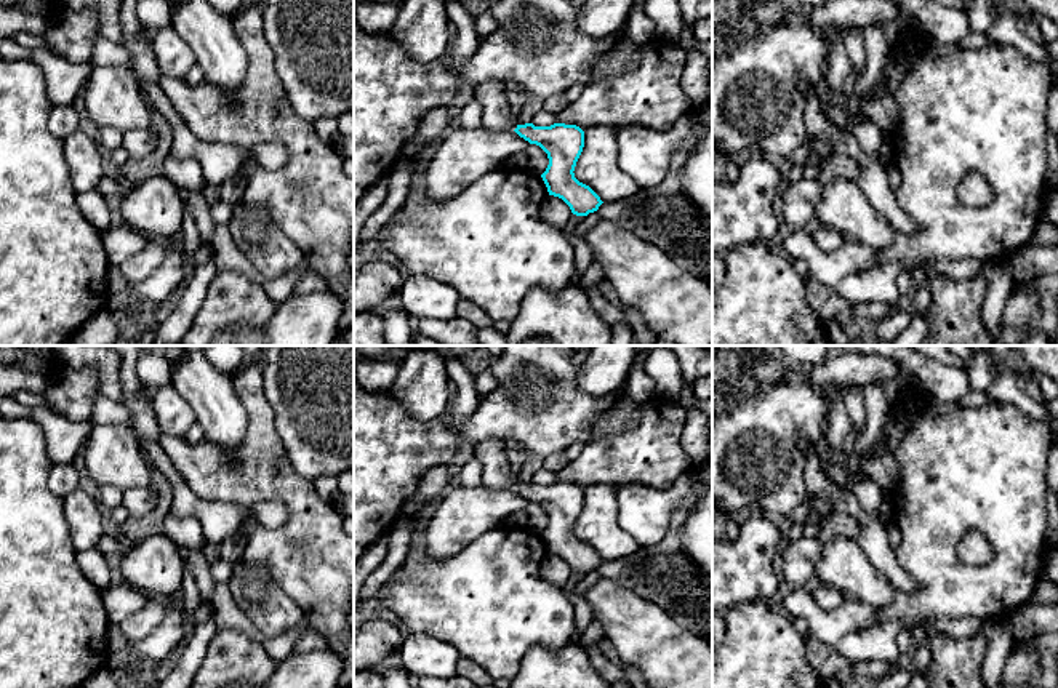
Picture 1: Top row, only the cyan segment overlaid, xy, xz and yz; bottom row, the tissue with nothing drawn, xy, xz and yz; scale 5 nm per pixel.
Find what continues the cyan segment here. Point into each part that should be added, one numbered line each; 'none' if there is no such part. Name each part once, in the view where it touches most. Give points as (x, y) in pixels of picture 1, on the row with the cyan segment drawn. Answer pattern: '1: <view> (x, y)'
1: xz (496, 116)

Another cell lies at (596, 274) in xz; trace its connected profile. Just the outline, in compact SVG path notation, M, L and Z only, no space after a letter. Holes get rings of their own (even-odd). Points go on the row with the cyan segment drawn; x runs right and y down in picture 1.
M592 259L591 266L589 266L589 274L581 278L581 286L589 290L589 288L599 288L602 280L603 280L605 274L600 267L600 264Z

